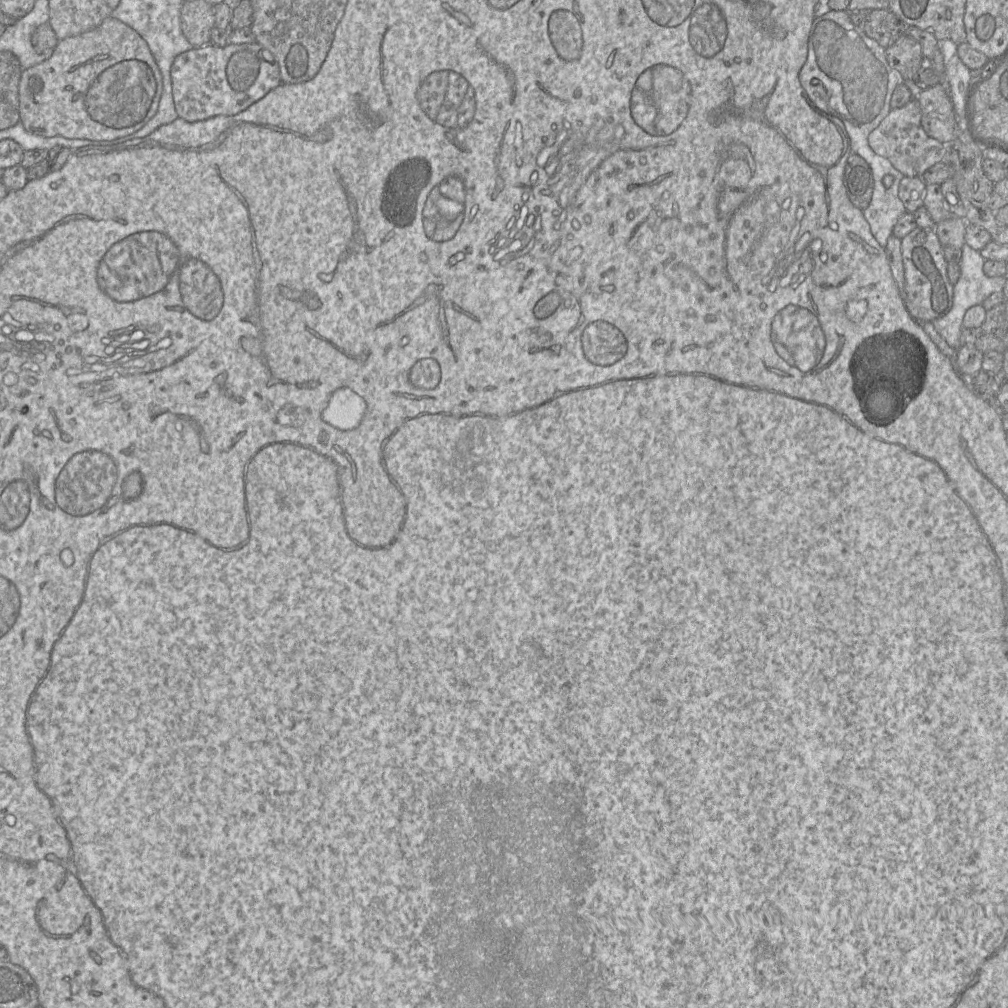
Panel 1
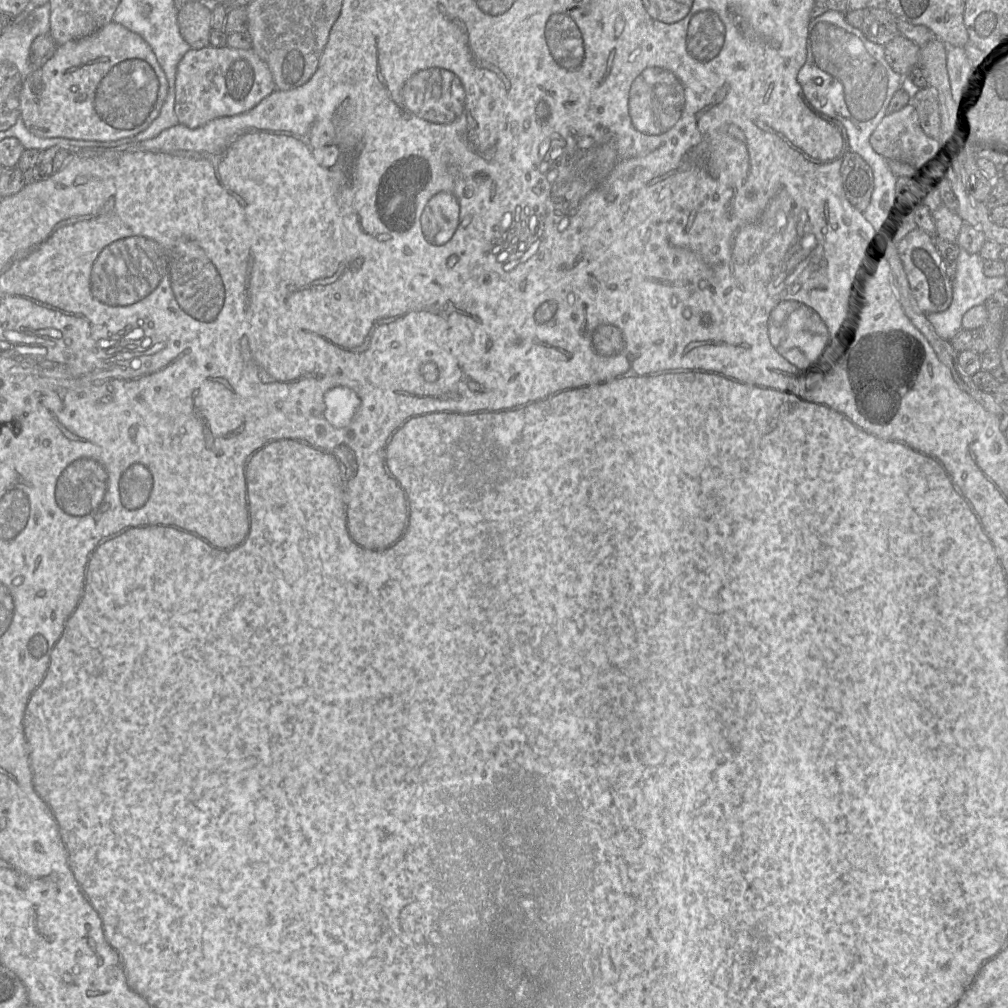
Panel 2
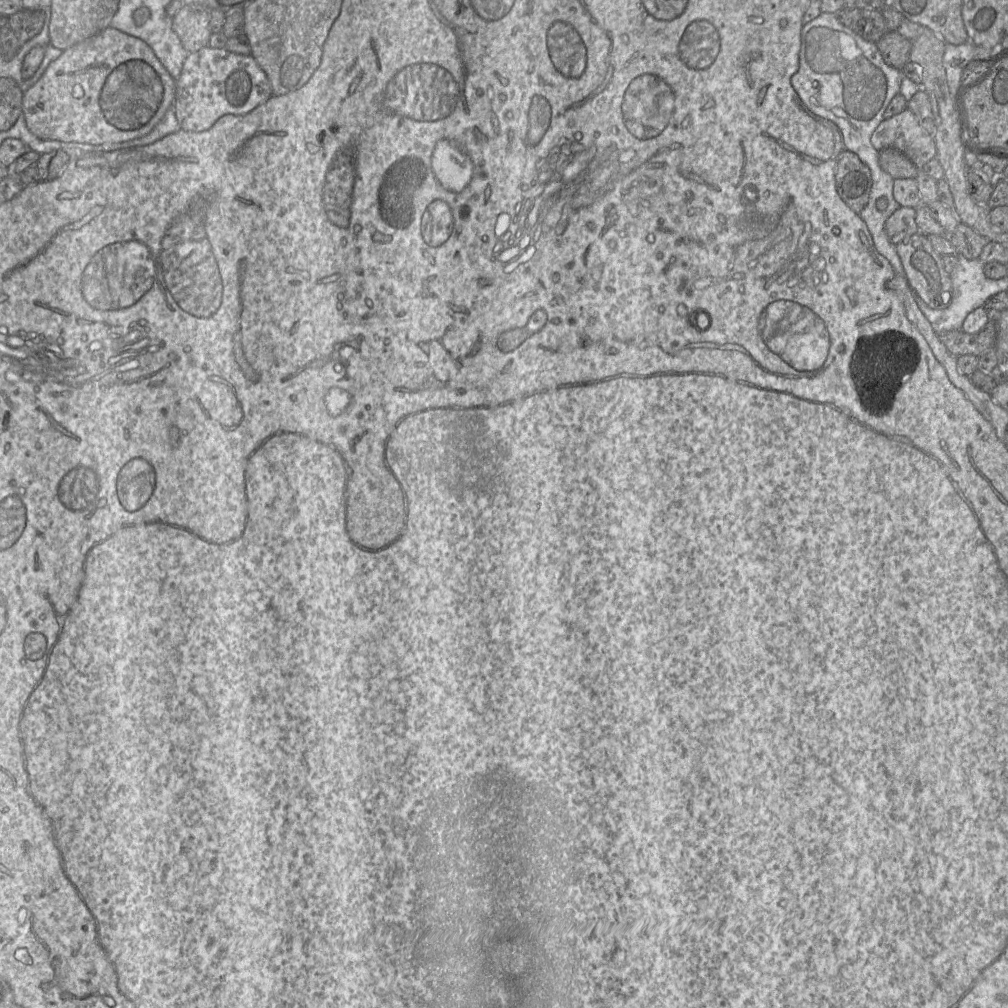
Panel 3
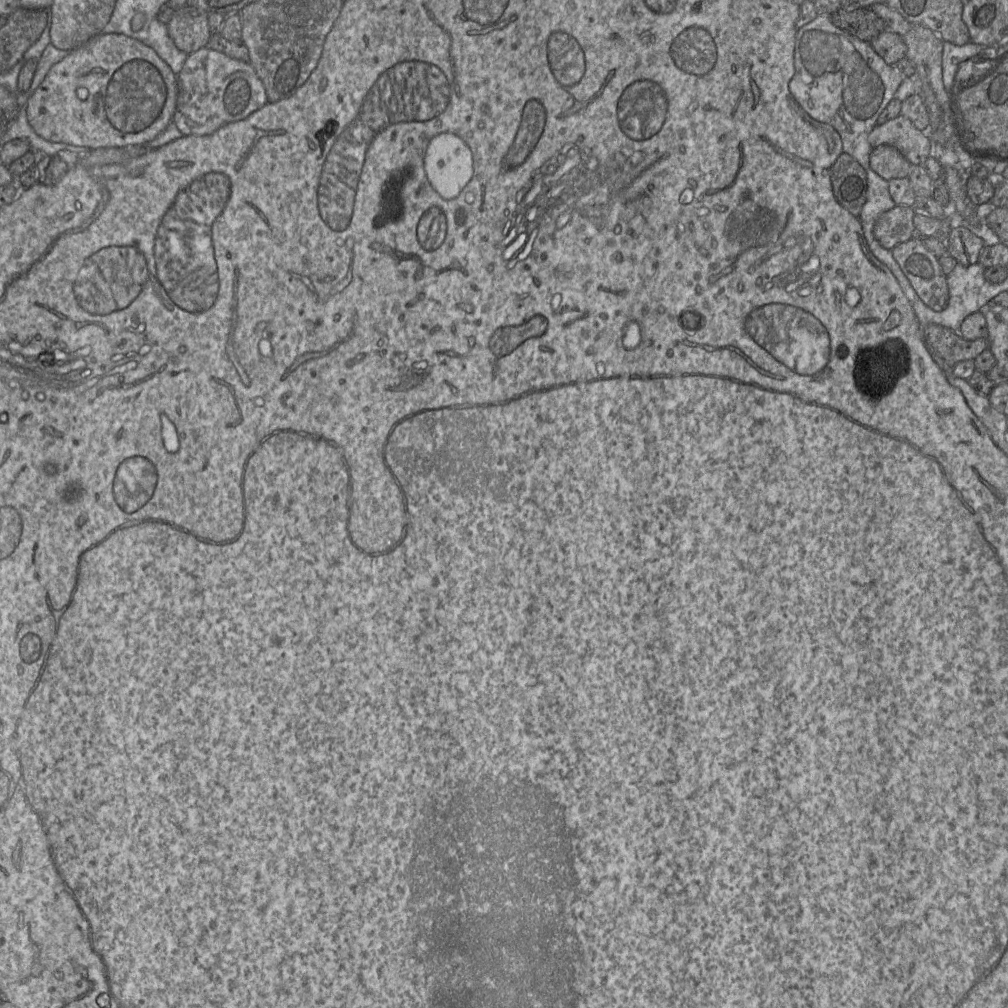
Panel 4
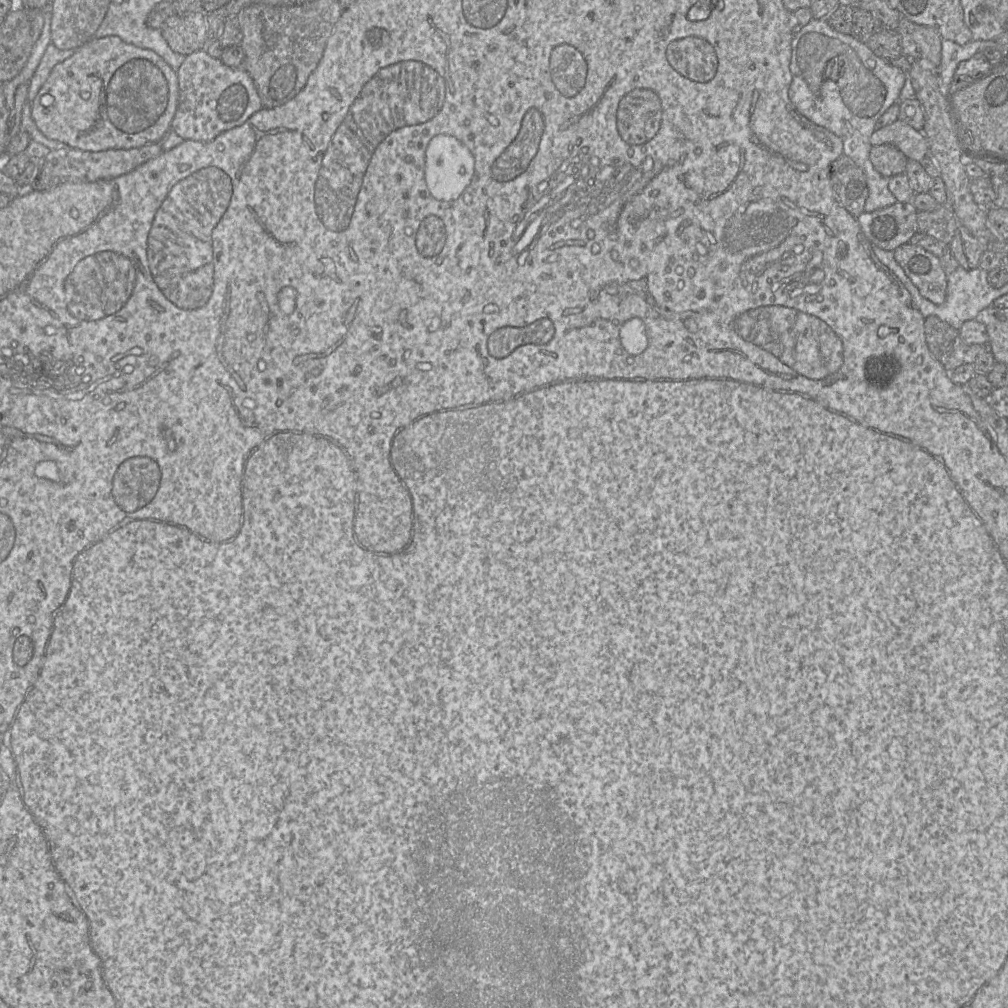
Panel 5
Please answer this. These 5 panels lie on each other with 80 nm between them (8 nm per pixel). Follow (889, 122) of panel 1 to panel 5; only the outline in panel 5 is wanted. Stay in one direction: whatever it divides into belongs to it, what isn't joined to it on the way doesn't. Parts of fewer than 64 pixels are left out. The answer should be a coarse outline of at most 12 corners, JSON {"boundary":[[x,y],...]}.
{"boundary":[[897,119],[875,129],[872,146],[890,144],[908,160],[929,154],[922,131]]}

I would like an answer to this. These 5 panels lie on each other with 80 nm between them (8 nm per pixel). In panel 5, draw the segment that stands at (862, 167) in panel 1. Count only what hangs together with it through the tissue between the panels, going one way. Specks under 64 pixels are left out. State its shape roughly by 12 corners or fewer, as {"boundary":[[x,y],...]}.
{"boundary":[[847,155],[831,166],[838,202],[854,217],[864,211],[863,170]]}

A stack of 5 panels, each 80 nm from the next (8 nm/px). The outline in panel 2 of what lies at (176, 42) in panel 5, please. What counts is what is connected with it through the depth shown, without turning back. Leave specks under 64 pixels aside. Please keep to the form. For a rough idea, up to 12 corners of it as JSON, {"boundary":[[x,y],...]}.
{"boundary":[[189,1],[177,14],[192,49],[210,45],[212,4]]}

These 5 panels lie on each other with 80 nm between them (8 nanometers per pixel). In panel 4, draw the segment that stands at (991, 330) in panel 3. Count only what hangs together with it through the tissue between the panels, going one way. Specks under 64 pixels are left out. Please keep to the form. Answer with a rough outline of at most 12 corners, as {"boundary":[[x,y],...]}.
{"boundary":[[923,325],[928,348],[950,367],[974,360],[987,337],[966,340],[958,331]]}

